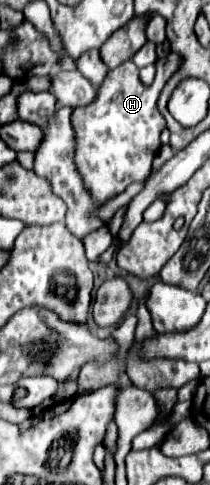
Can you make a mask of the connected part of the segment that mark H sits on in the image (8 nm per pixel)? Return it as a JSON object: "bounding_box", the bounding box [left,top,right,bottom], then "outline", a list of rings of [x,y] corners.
{"bounding_box":[72,52,182,202],"outline":[[[170,52],[158,64],[154,84],[142,84],[138,68],[132,60],[126,60],[118,68],[110,70],[108,80],[98,88],[98,100],[90,106],[76,108],[72,114],[72,126],[76,132],[76,164],[88,184],[88,190],[96,200],[104,202],[124,192],[128,184],[140,182],[150,174],[150,166],[160,148],[160,132],[166,128],[166,120],[158,110],[158,96],[164,84],[180,68],[182,56]]]}

